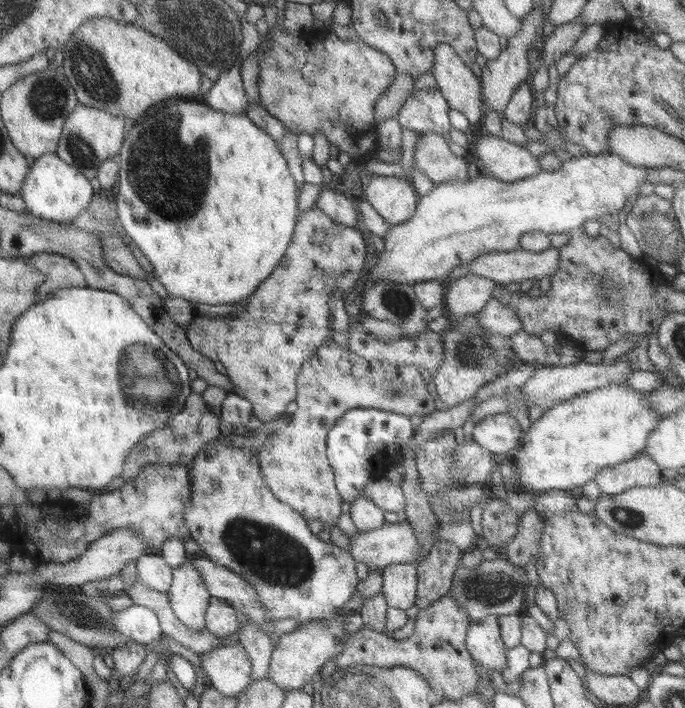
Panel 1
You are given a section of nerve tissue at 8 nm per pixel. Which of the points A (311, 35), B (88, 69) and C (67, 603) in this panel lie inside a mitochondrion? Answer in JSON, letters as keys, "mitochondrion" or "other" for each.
{"A":"other","B":"mitochondrion","C":"mitochondrion"}

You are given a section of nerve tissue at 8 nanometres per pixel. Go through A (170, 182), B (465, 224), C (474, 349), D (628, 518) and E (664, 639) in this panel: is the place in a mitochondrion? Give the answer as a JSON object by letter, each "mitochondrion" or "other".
{"A":"mitochondrion","B":"mitochondrion","C":"mitochondrion","D":"mitochondrion","E":"other"}

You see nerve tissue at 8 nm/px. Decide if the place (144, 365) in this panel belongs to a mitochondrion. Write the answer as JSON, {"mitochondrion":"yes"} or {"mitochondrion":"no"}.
{"mitochondrion":"yes"}

